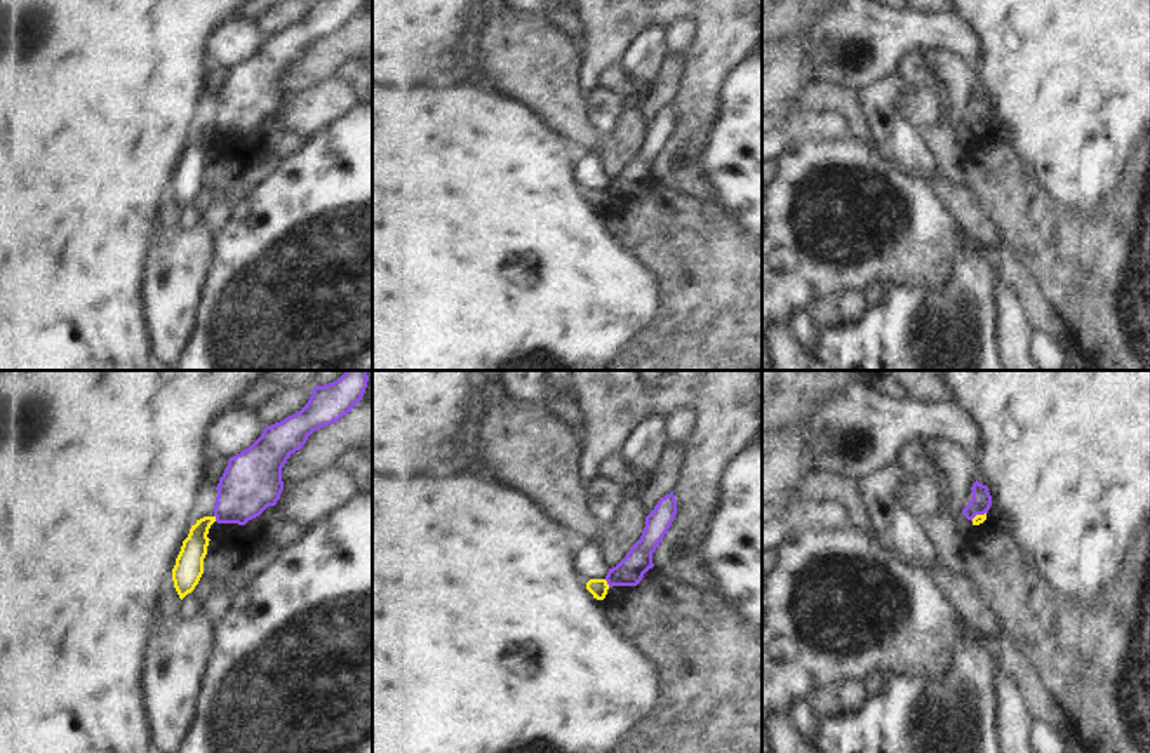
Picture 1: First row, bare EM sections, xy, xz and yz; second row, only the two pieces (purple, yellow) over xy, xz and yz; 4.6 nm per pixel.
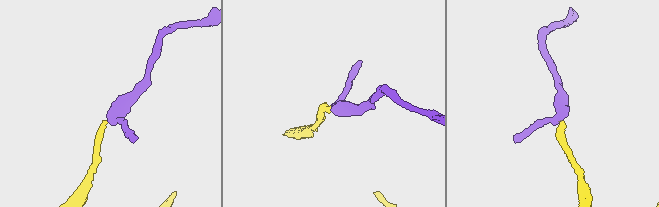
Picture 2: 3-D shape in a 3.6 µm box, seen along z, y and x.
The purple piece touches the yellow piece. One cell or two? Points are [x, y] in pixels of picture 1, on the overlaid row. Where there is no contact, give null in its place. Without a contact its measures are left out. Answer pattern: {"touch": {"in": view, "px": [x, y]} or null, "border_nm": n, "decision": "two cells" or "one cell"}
{"touch": {"in": "xz", "px": [608, 583]}, "border_nm": 50, "decision": "two cells"}

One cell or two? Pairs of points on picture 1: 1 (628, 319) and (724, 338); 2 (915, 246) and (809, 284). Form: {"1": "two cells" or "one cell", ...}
{"1": "two cells", "2": "one cell"}

